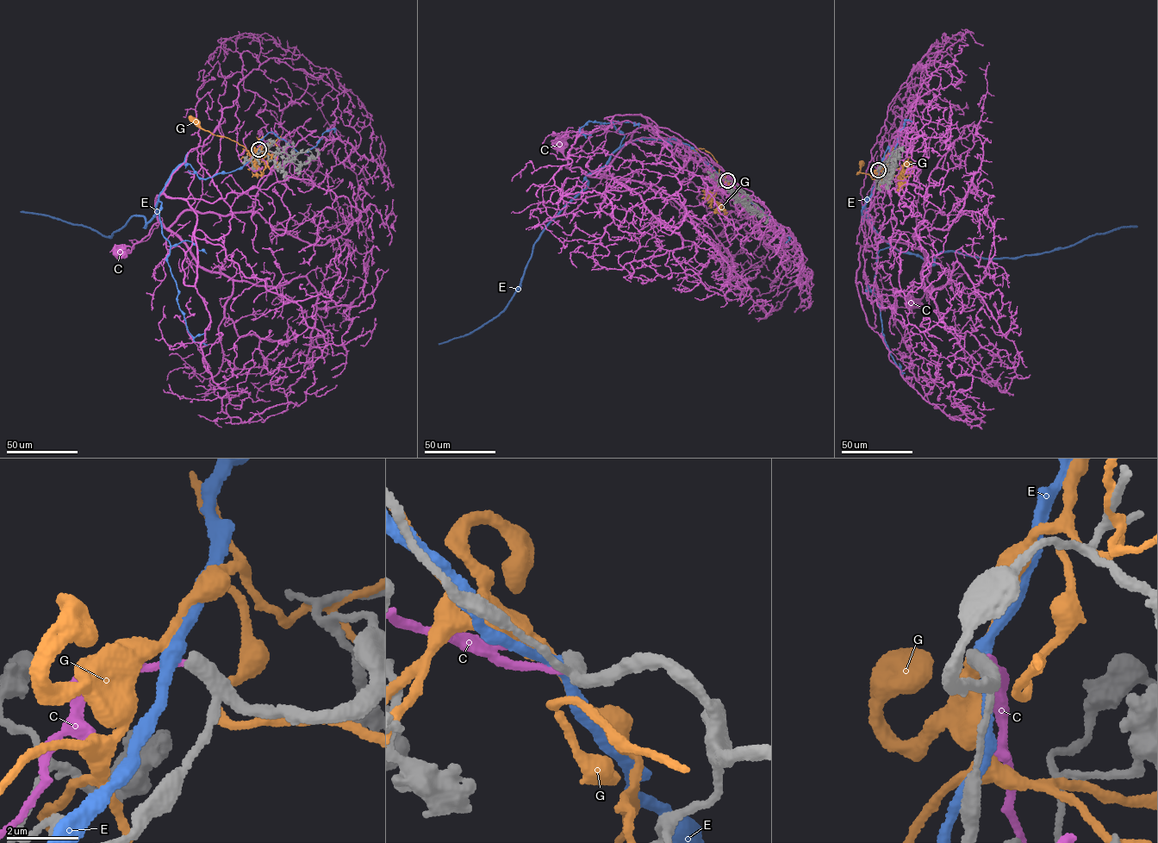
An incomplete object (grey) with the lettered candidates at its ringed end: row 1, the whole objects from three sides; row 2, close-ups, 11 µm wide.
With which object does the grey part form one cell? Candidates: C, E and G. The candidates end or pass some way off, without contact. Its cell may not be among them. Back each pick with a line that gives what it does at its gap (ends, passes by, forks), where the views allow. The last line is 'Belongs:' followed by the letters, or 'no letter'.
Belongs: no letter

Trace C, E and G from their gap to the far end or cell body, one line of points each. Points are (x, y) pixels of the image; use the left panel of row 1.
C: (259, 149), (236, 100), (194, 285), (184, 200), (118, 252)
E: (258, 149), (244, 165), (207, 178), (178, 165), (146, 227), (133, 215), (112, 238), (20, 211)
G: (258, 149), (250, 154), (237, 142), (203, 129), (191, 118)

